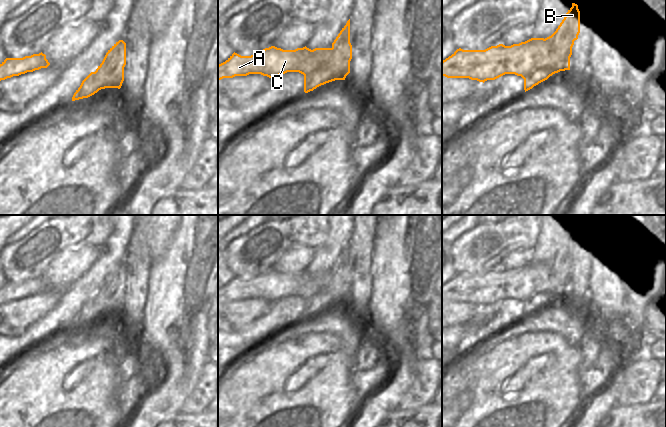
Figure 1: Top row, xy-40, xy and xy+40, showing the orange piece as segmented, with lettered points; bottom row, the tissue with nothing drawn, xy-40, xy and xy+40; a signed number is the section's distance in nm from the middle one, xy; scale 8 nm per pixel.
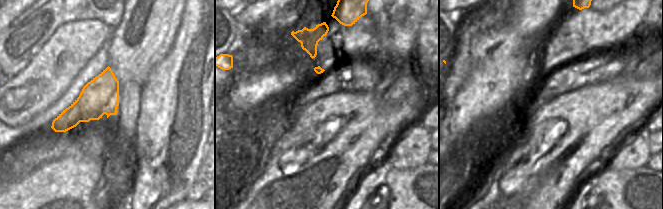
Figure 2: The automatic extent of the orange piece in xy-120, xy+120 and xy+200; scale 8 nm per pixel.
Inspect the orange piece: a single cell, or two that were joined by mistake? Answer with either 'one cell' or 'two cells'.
two cells

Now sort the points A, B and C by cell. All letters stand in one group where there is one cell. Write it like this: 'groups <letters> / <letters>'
groups A C / B

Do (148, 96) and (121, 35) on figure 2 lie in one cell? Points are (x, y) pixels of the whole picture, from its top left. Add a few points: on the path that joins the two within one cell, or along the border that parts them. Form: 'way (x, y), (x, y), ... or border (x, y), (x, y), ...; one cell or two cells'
border (156, 64), (143, 84); two cells

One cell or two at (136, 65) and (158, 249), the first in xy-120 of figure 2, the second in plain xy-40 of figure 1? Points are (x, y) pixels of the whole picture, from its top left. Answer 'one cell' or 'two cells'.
one cell

